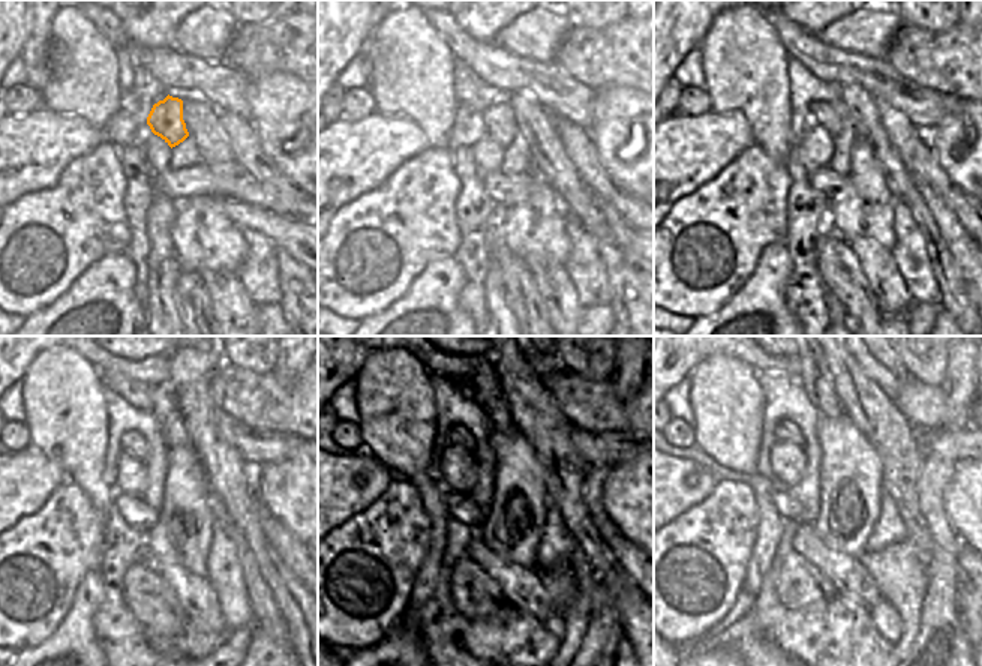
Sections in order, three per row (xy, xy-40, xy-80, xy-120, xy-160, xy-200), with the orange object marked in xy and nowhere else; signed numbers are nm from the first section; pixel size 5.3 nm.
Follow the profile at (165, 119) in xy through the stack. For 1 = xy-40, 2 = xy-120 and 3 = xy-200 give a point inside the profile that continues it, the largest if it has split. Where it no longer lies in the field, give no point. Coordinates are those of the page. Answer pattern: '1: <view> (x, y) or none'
1: xy-40 (499, 120)
2: xy-120 (132, 441)
3: xy-200 (787, 431)

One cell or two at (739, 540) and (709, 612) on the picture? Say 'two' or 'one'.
one

